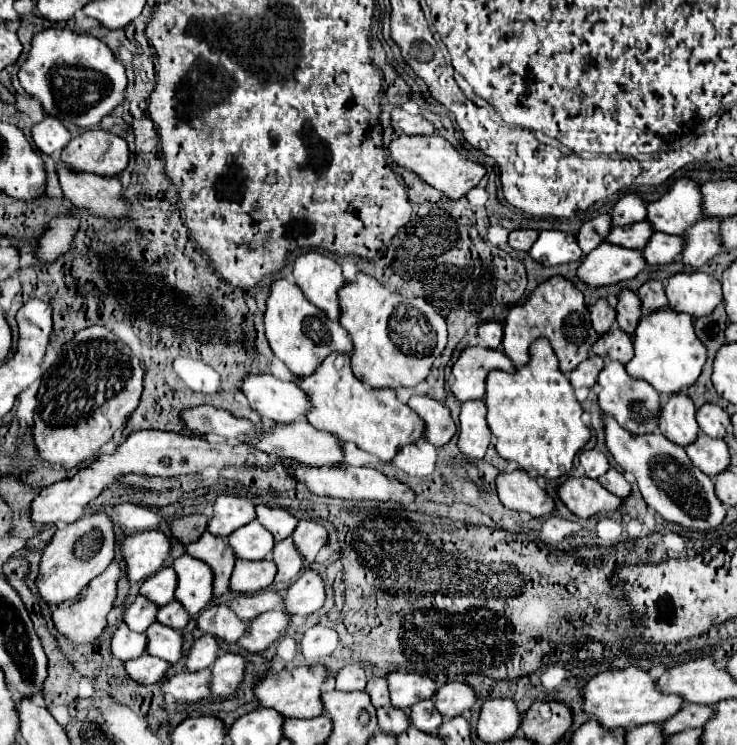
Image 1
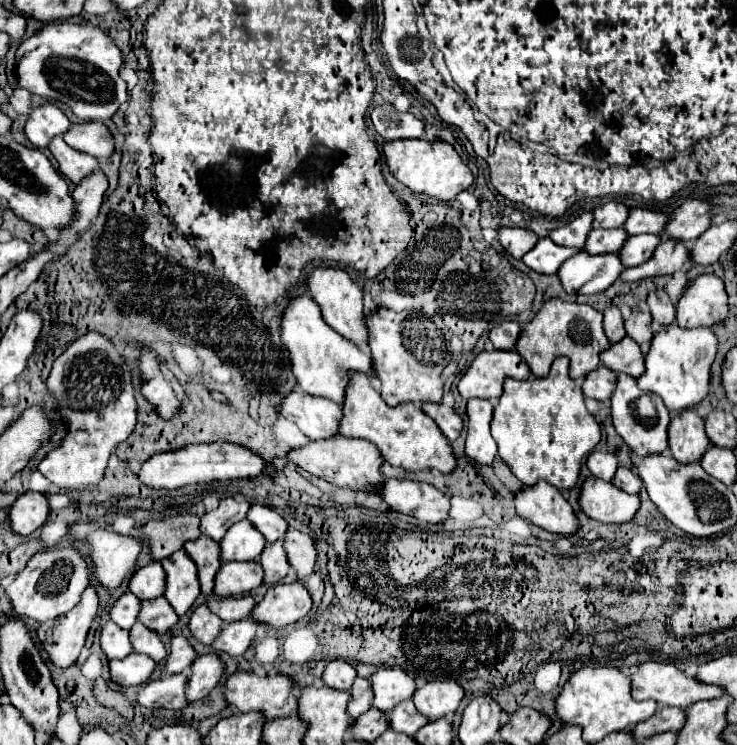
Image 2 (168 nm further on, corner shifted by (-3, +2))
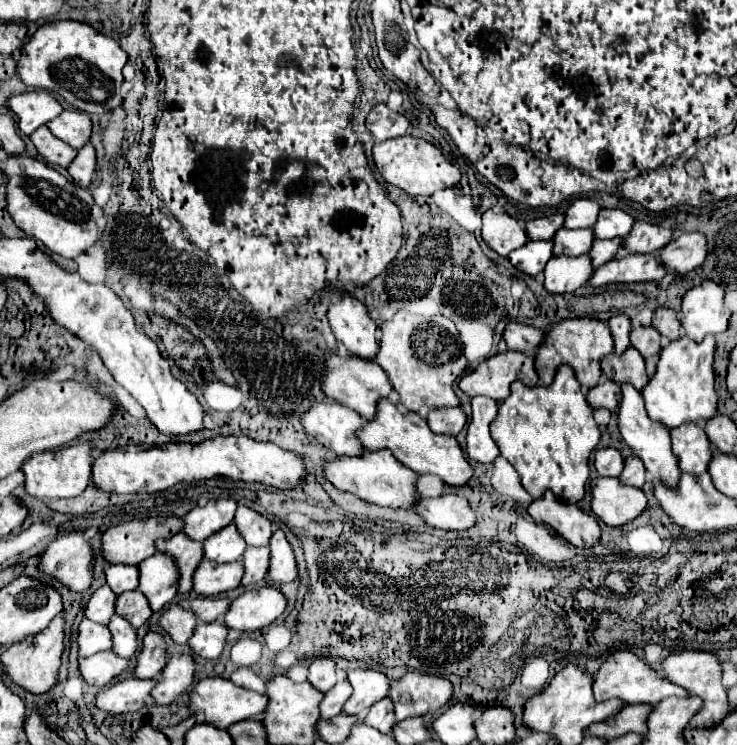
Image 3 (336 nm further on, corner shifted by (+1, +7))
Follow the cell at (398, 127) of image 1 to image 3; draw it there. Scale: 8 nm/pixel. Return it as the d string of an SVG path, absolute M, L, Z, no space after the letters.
M376 104L366 116L366 130L374 136L376 142L404 136L408 128L408 118L398 112L392 112L386 104Z

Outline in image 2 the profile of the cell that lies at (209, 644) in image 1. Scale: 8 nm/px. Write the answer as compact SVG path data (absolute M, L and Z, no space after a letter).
M174 635L172 643L170 643L170 655L166 659L164 669L168 673L186 673L188 667L192 665L192 659L196 659L198 653L194 651L192 643L188 637L182 635Z

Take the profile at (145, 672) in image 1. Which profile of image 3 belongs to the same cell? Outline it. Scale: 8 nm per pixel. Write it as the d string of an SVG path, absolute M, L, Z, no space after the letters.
M110 650L94 654L90 658L78 658L78 668L82 678L94 688L102 688L104 684L110 684L126 670L126 666L128 660L116 656Z

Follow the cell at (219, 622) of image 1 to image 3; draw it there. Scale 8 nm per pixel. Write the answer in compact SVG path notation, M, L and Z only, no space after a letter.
M172 602L162 614L160 614L160 626L162 630L176 642L186 644L196 628L196 616L184 608L180 608L176 602Z

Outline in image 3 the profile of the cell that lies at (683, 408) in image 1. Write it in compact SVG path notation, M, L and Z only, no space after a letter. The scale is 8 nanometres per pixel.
M684 424L672 434L672 452L678 460L678 466L686 474L704 474L708 472L708 462L714 452L706 432L698 424Z

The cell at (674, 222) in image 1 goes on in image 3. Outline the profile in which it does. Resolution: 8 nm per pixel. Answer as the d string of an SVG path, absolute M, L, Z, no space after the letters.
M600 210L600 218L596 218L592 232L596 238L624 238L634 224L634 218L622 210Z

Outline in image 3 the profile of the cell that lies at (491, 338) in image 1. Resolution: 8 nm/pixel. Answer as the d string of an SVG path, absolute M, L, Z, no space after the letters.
M510 322L504 330L504 340L508 344L510 350L518 350L518 352L530 352L534 354L540 344L544 342L546 332L540 328L532 328L532 326L524 326L518 322Z

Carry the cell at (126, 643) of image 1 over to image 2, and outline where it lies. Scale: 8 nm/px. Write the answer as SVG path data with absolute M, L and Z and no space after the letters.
M108 621L102 627L100 647L108 659L124 659L124 655L132 653L132 643L130 643L128 631L124 631L122 627L116 627L116 623L112 623L112 621Z

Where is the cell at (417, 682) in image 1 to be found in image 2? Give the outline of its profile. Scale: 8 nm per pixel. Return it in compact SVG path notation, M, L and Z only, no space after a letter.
M400 667L392 669L378 669L372 677L372 689L374 689L374 707L388 713L396 703L402 703L404 699L412 699L416 693L416 681L406 675Z

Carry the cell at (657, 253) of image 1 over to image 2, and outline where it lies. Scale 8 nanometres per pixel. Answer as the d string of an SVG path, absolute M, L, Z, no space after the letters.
M636 235L628 237L624 247L620 249L620 257L624 267L636 267L648 259L652 259L652 251L660 245L660 235Z

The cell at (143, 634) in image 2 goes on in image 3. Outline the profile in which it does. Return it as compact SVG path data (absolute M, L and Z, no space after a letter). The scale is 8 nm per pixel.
M112 616L108 622L108 630L112 632L112 652L122 658L132 658L138 648L136 630L120 616Z

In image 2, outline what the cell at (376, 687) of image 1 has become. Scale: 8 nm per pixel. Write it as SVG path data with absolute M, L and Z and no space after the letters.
M358 677L350 693L352 693L352 701L348 703L348 713L356 719L358 715L362 715L372 707L372 685L368 683L368 679Z

